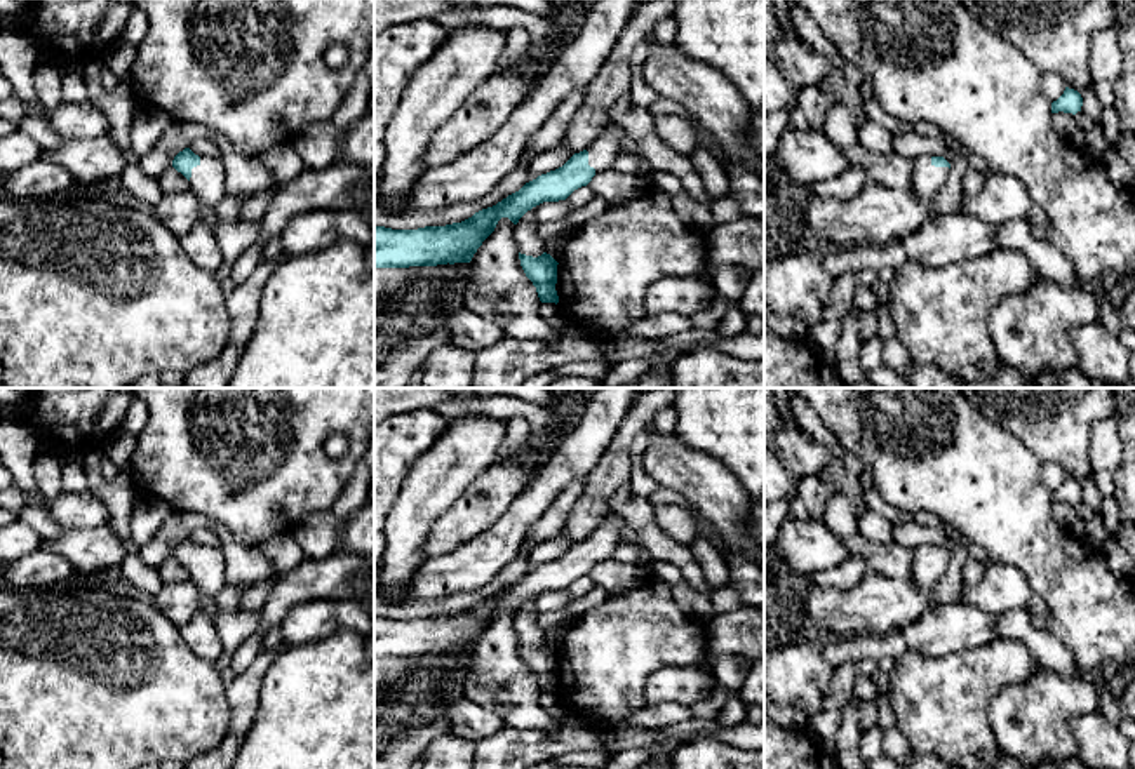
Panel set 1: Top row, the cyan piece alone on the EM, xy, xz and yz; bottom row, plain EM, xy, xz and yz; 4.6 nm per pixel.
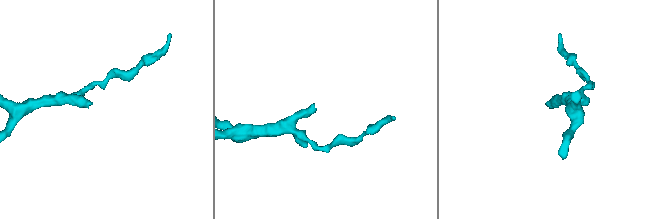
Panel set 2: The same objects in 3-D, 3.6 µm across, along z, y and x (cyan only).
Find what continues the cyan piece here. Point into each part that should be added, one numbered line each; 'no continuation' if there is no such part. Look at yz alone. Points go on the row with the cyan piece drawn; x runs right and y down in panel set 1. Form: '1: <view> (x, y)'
1: yz (926, 181)

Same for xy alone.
1: xy (208, 181)

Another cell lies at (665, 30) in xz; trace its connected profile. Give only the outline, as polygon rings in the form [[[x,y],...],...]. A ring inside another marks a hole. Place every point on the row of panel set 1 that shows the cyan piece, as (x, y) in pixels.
[[[674,16],[663,17],[656,23],[653,28],[655,33],[655,43],[663,47],[675,45],[675,35],[677,35],[677,23]]]

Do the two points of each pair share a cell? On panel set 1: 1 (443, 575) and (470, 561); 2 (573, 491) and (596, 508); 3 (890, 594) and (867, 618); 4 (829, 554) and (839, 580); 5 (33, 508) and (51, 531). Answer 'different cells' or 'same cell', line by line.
1: same cell
2: different cells
3: same cell
4: different cells
5: same cell

